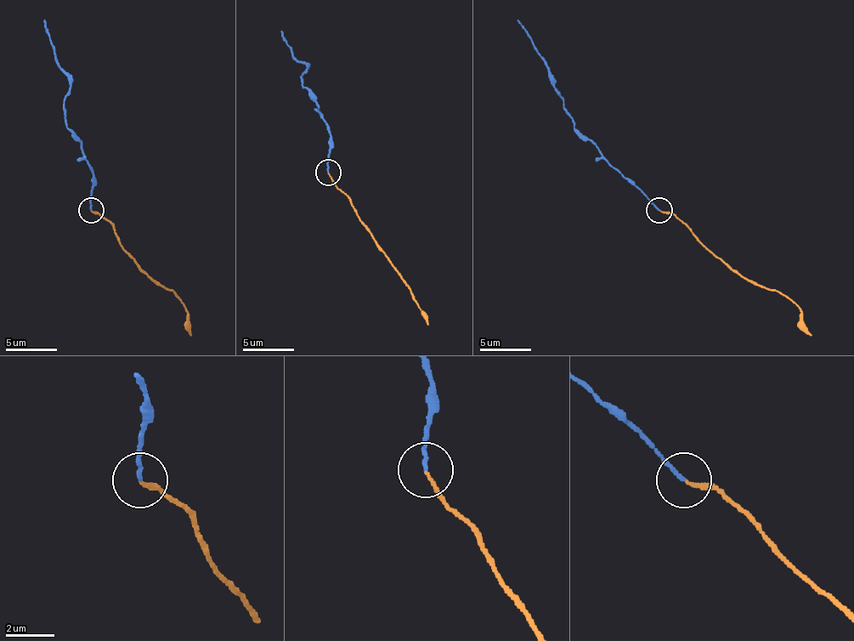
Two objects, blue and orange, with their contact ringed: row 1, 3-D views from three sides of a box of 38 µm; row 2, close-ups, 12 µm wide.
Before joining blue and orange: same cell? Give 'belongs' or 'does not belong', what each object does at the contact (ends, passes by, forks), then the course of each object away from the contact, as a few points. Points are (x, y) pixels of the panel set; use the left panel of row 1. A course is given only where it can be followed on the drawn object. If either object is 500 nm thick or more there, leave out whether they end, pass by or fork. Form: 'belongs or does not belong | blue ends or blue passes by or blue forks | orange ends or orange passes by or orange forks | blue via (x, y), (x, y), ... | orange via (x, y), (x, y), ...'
does not belong | blue ends | orange ends | blue via (92, 209), (94, 171), (78, 137), (68, 127), (63, 106), (68, 78), (53, 52), (45, 19) | orange via (92, 209), (99, 212), (148, 274), (187, 308), (187, 323), (192, 336)

